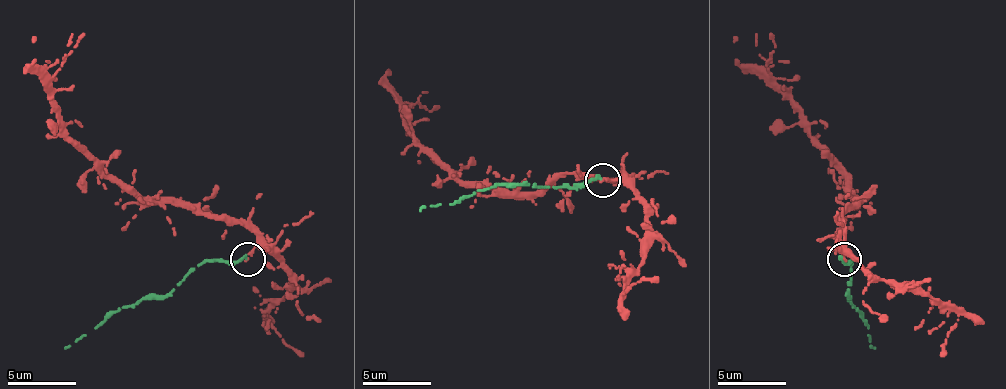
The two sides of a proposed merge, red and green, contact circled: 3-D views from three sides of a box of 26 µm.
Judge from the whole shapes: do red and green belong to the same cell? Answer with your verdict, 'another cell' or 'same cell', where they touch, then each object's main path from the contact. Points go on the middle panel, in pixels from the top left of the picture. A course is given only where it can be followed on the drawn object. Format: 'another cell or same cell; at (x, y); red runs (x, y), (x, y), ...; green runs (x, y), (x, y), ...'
another cell; at (603, 180); red runs (604, 181), (559, 174), (538, 191), (466, 188), (410, 132), (386, 81), (390, 70), (386, 74); green runs (600, 181), (555, 188), (497, 184), (462, 195), (452, 205), (424, 205), (421, 212)

